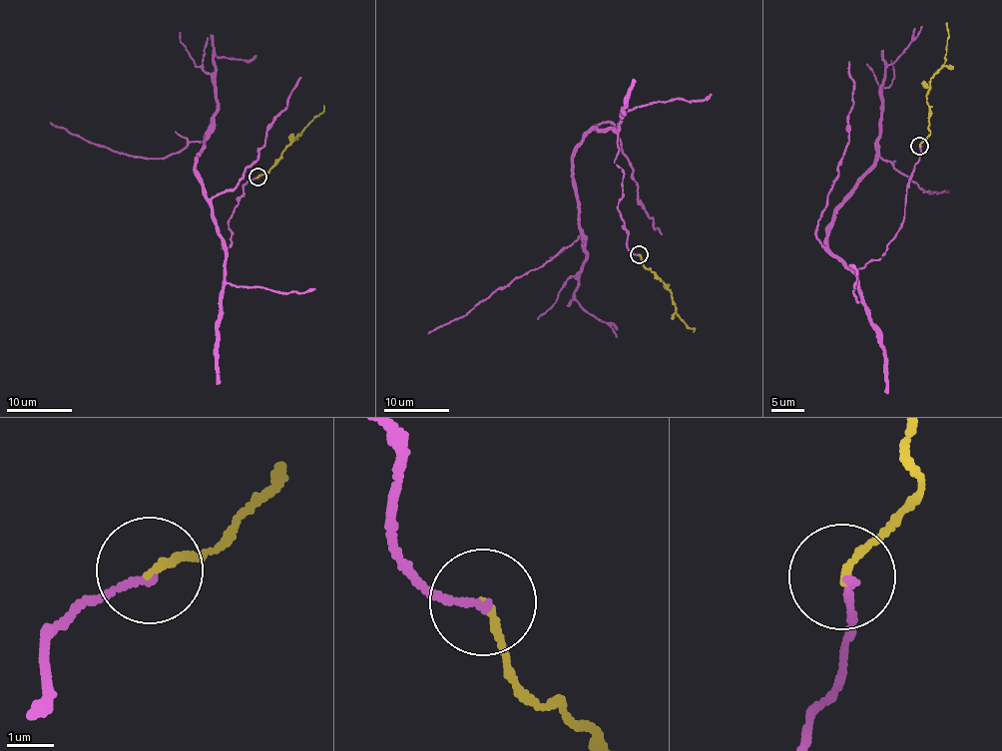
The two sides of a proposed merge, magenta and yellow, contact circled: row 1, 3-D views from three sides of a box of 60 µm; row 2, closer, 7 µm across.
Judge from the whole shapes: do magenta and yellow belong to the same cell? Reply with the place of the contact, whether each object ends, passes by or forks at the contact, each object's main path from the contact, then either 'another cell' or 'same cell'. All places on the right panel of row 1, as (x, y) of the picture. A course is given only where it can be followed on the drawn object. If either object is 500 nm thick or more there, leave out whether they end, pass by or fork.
place (919, 146); magenta ends; yellow ends; course magenta (919, 146), (903, 222), (880, 258), (854, 268), (828, 250), (832, 215), (880, 158), (930, 194), (948, 190); course yellow (919, 145), (930, 133), (926, 93), (932, 75), (945, 61), (949, 33), (946, 22); same cell

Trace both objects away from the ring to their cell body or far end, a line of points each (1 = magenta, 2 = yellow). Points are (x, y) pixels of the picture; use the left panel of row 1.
1: (258, 177), (245, 185), (226, 248), (195, 163), (205, 138), (146, 159), (51, 122)
2: (257, 176), (275, 166), (287, 145), (319, 115), (323, 105)

